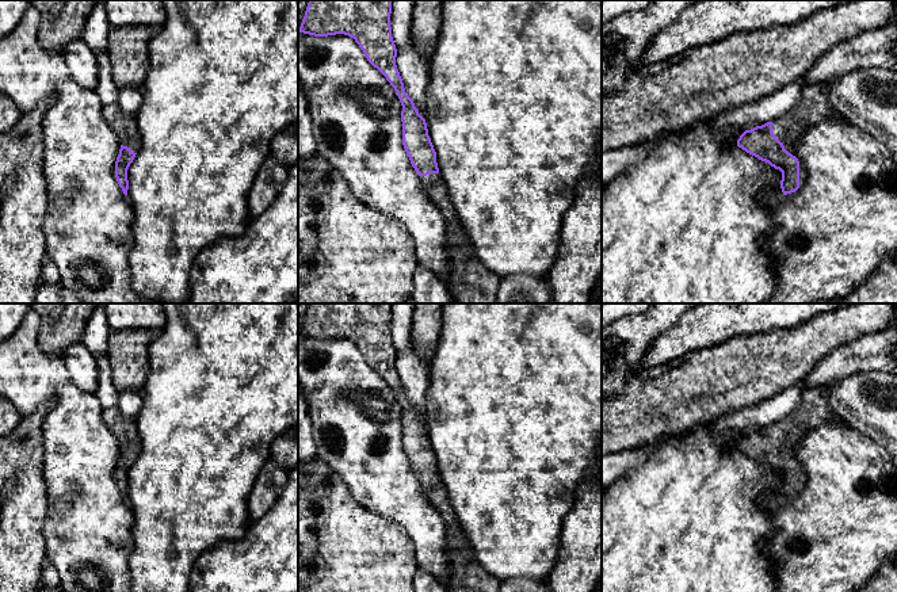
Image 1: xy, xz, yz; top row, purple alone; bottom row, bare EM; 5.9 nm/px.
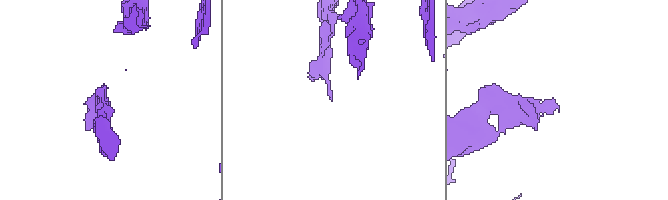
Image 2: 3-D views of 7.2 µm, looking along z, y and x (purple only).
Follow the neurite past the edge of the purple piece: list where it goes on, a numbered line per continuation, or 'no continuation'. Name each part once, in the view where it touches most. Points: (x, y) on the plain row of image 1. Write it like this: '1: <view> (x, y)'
1: yz (813, 409)

